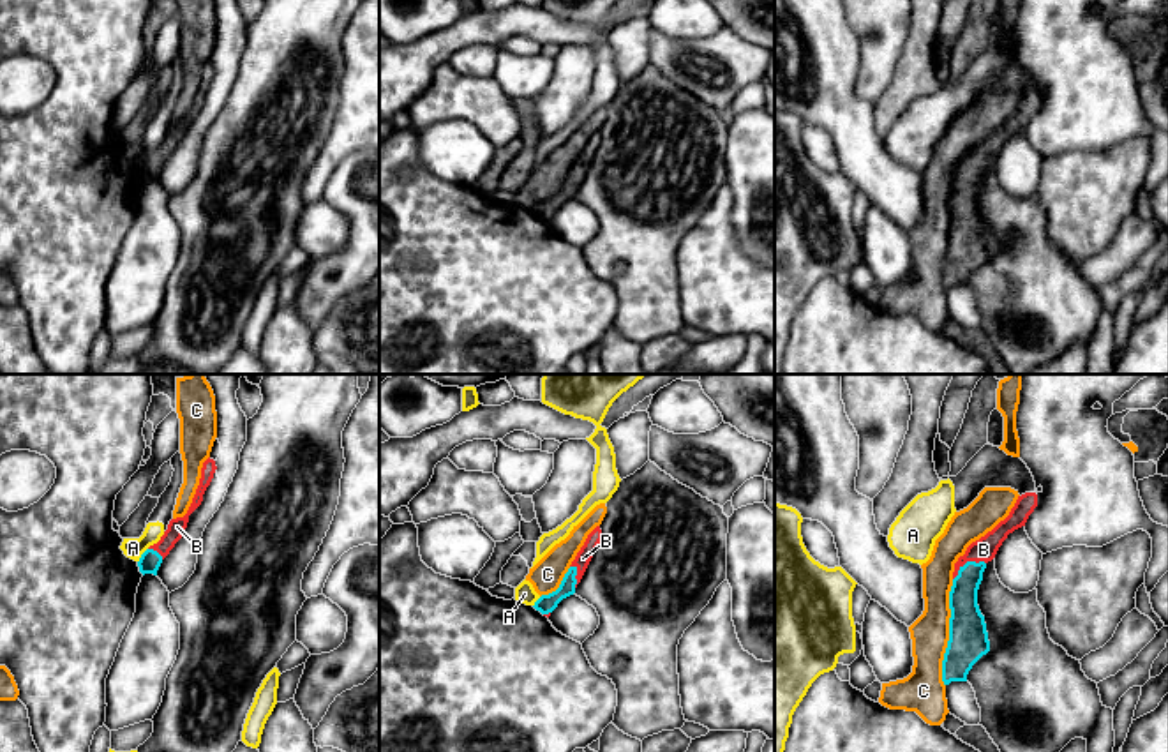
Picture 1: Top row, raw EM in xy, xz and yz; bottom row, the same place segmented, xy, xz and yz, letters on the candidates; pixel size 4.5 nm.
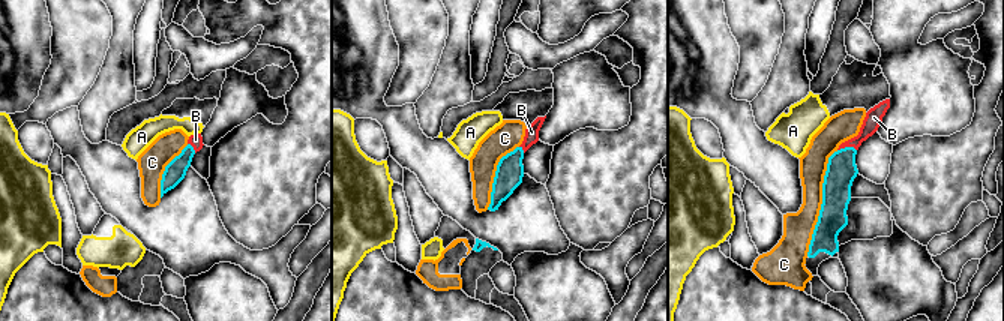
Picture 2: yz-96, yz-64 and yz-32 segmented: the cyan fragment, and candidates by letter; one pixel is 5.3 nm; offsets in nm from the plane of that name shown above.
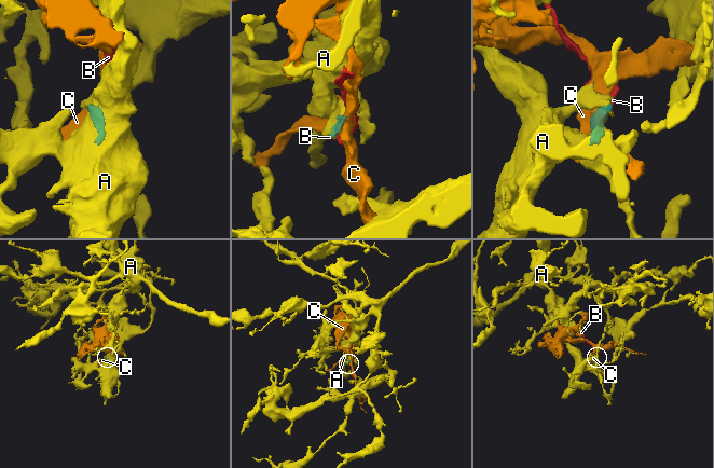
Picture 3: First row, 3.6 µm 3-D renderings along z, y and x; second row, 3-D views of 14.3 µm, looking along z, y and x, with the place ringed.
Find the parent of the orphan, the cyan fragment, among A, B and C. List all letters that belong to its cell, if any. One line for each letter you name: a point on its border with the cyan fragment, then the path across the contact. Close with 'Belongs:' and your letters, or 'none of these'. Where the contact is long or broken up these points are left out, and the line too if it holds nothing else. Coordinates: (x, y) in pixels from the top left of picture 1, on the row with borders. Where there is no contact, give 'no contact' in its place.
B: meets cyan in yz at (967, 562)
Belongs: B

